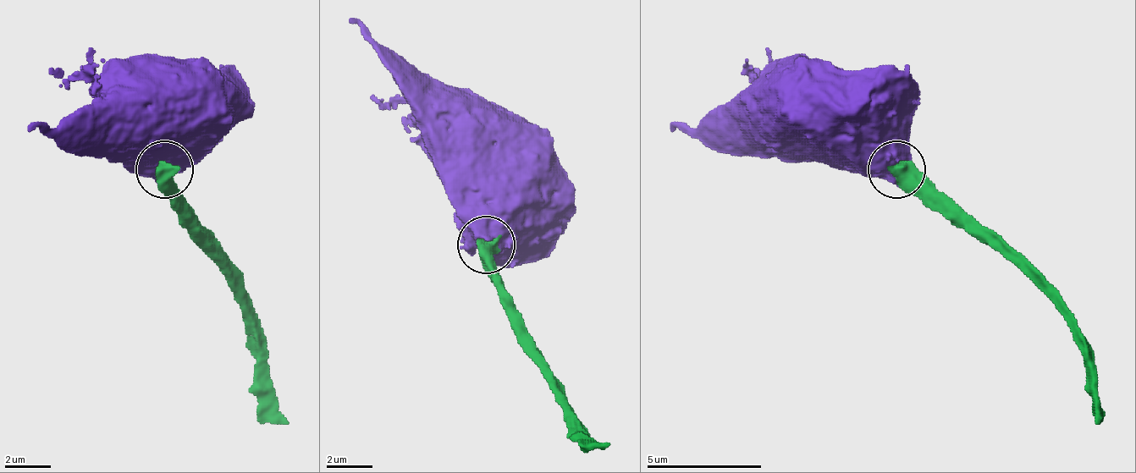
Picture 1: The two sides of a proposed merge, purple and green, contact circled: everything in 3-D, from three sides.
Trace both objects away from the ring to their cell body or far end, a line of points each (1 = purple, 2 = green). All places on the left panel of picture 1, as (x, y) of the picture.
1: (163, 171), (151, 159), (151, 118), (163, 112)
2: (163, 171), (163, 177), (186, 206), (192, 240), (250, 315), (267, 402), (290, 425)

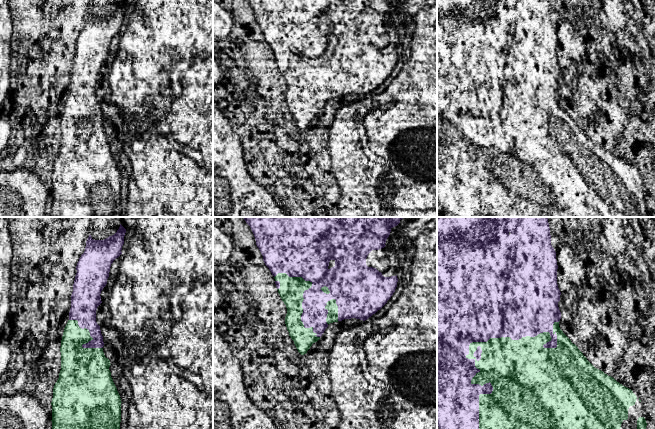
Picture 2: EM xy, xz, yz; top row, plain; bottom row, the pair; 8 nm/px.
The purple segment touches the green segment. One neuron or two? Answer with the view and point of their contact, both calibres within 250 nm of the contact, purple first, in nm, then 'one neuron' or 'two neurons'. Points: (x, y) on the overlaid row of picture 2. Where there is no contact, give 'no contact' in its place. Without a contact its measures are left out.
yz (479, 341) | 500/380 nm | one neuron

